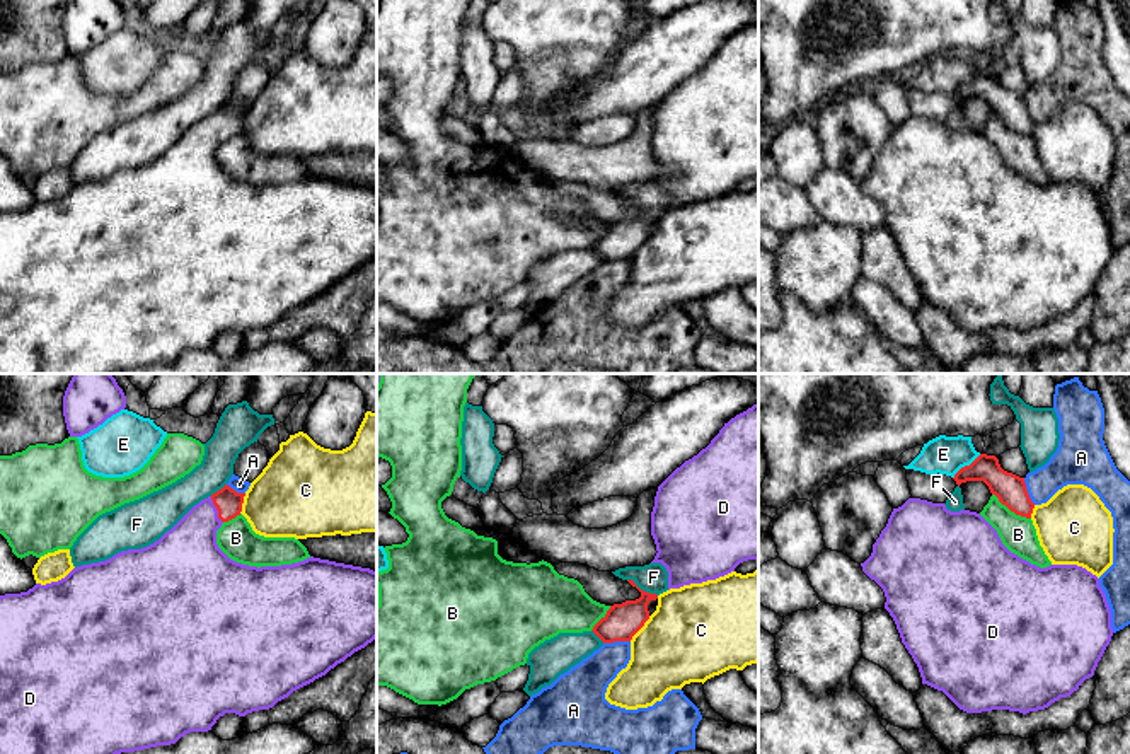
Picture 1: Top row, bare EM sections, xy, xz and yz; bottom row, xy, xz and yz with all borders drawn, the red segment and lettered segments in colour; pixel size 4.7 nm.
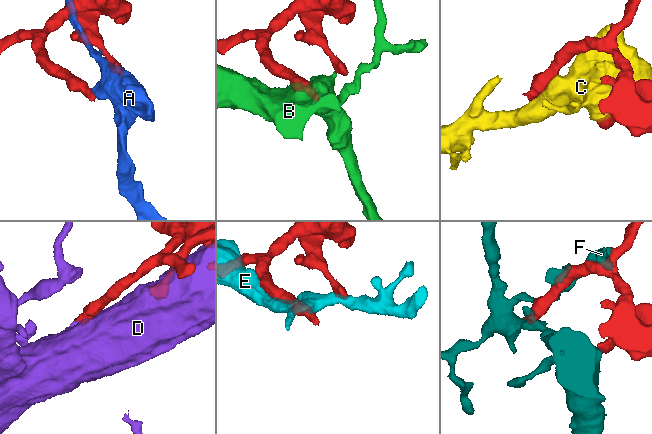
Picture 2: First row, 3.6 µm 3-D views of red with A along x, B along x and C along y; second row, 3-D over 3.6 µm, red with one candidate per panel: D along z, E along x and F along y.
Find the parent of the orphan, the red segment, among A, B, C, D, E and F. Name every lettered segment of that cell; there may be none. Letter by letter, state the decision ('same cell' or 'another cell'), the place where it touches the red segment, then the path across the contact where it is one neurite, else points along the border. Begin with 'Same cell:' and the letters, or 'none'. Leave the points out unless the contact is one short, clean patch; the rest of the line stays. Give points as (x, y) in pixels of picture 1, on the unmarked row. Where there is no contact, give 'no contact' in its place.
Same cell: D
A: another cell; meets red in xz at (616, 258); border along xz (629, 258), (604, 261)
B: another cell; meets red in yz at (1011, 128); border along yz (992, 111), (1011, 128), (1030, 137)
C: another cell; meets red in xz at (641, 244)
D: same cell; meets red in xy at (217, 127)
E: another cell; meets red in yz at (965, 84)
F: another cell; meets red in xz at (643, 208)

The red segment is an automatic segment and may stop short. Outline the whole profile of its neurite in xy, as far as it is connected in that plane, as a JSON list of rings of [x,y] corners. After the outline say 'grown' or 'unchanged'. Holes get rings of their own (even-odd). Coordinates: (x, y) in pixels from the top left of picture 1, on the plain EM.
[[[228,102],[194,123],[159,159],[128,167],[99,181],[73,186],[65,196],[36,201],[27,210],[0,213],[0,374],[118,374],[176,362],[189,350],[208,350],[225,331],[245,334],[269,328],[293,309],[326,293],[377,256],[377,189],[370,186],[307,176],[281,184],[249,184],[230,177],[216,162],[223,140],[240,133],[245,111]]]; grown

